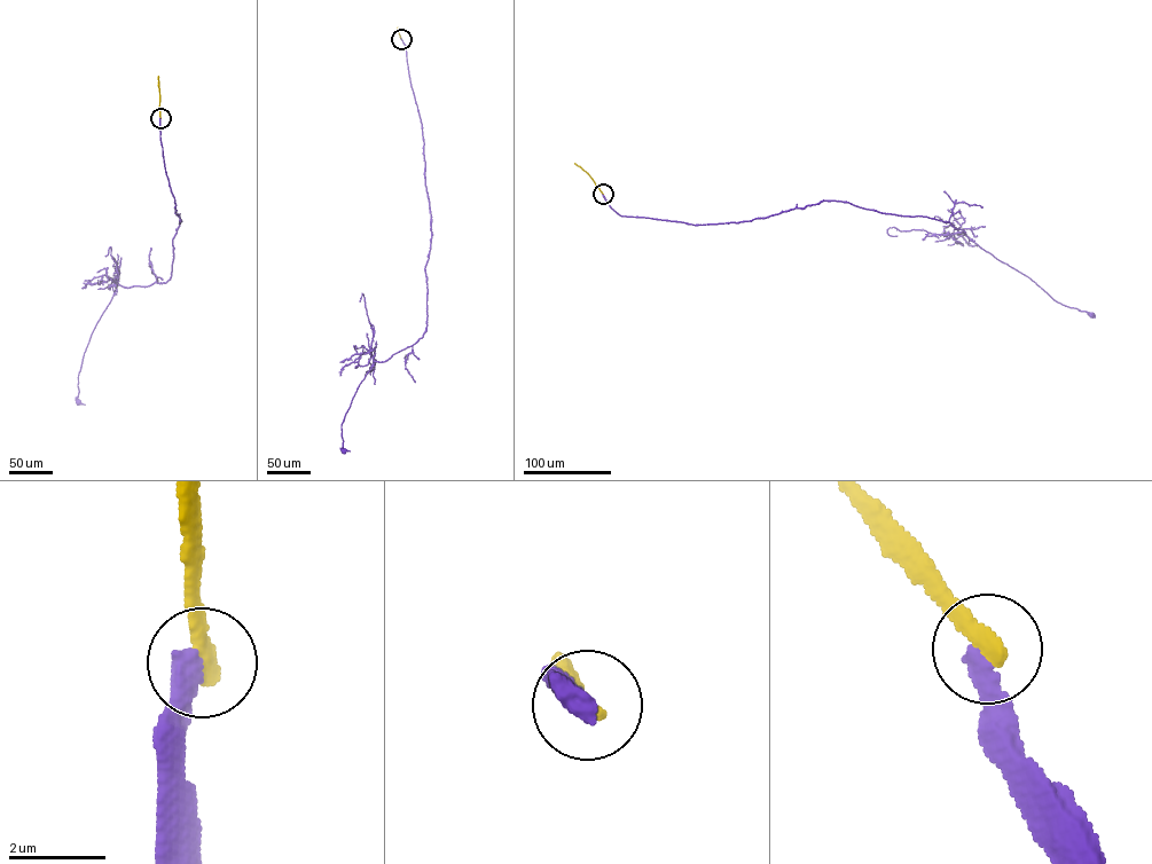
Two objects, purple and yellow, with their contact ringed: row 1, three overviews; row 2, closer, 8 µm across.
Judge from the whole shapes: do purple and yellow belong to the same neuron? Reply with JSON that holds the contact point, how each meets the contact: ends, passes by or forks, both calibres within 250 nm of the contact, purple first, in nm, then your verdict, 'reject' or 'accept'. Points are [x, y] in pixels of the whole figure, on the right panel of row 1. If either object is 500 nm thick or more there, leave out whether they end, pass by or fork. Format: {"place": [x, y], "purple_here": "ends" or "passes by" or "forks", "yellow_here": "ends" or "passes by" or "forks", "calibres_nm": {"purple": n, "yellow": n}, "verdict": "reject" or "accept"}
{"place": [603, 194], "purple_here": "ends", "yellow_here": "ends", "calibres_nm": {"purple": 400, "yellow": 400}, "verdict": "reject"}

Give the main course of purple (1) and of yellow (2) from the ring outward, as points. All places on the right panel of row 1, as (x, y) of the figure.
1: (602, 194), (620, 216), (695, 225), (751, 220), (824, 201), (934, 218), (965, 232), (1053, 299), (1091, 315)
2: (603, 194), (574, 163)

